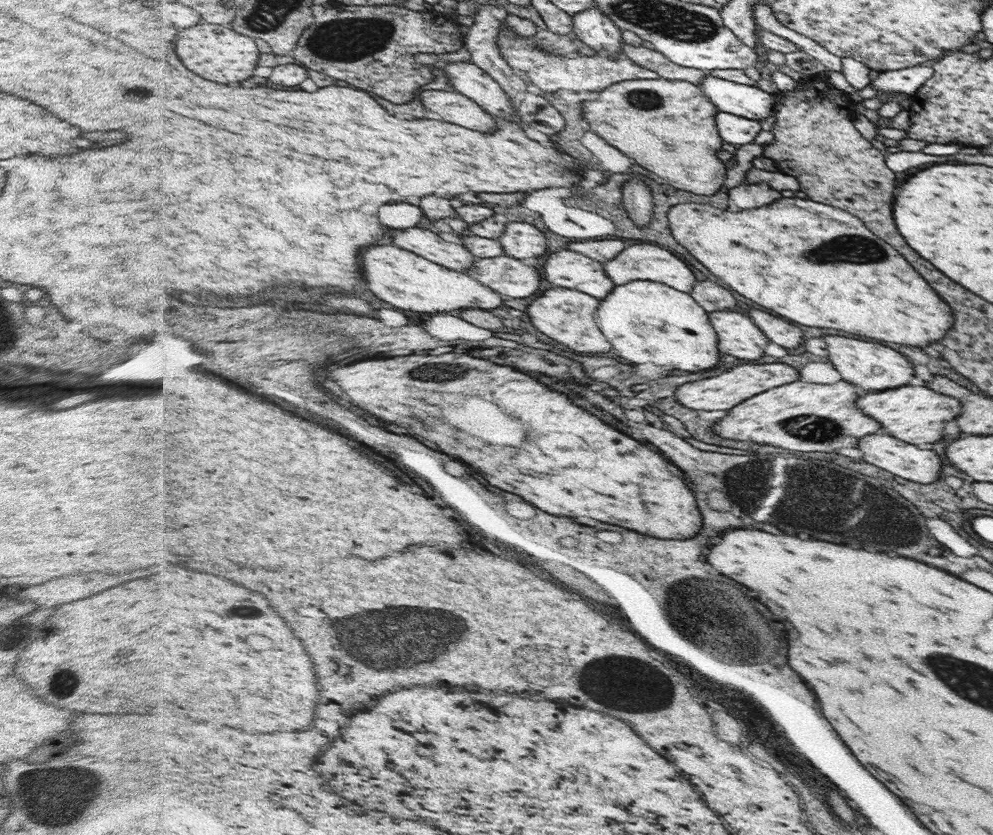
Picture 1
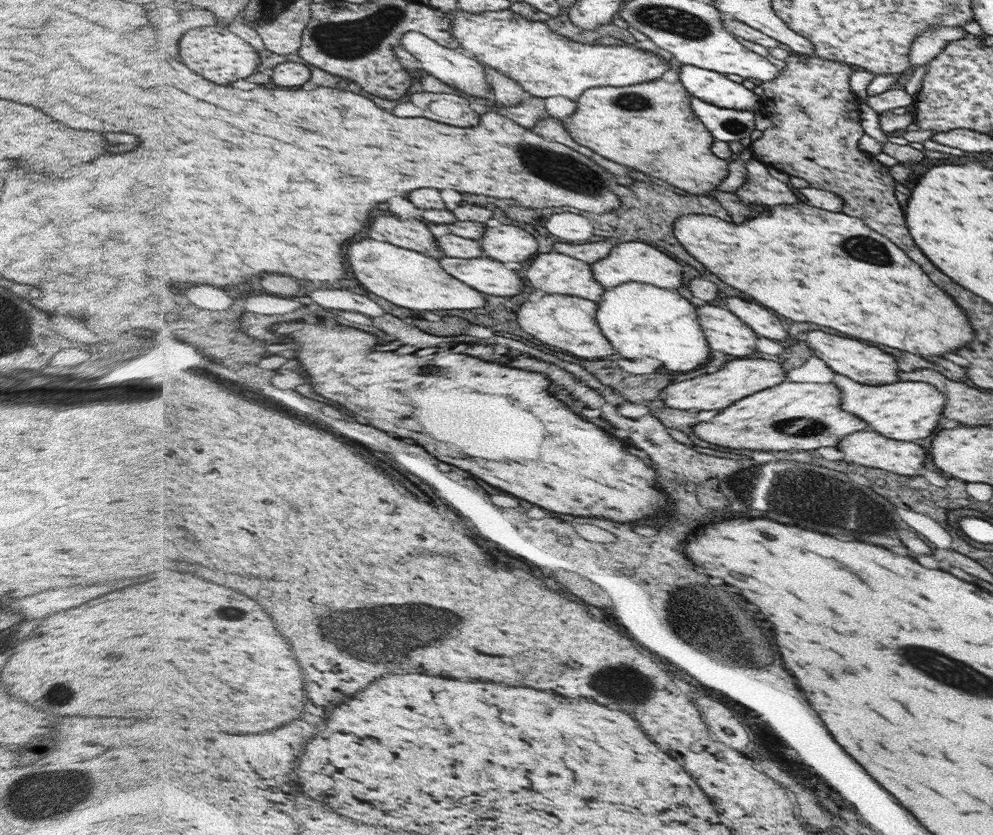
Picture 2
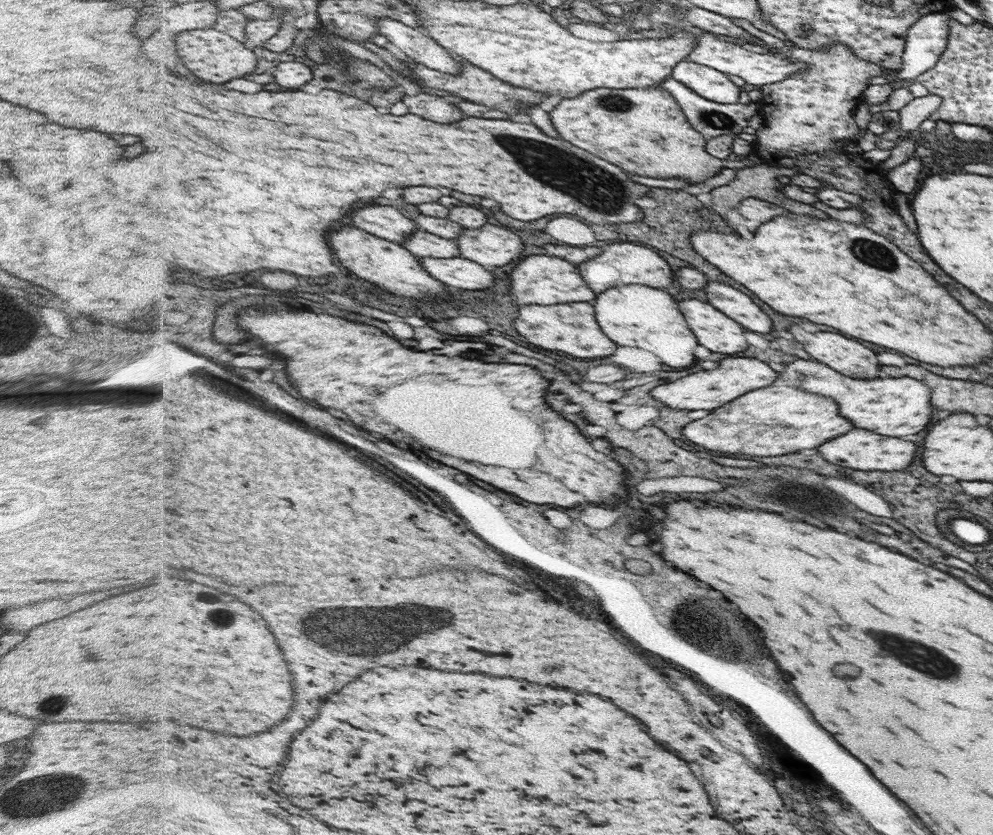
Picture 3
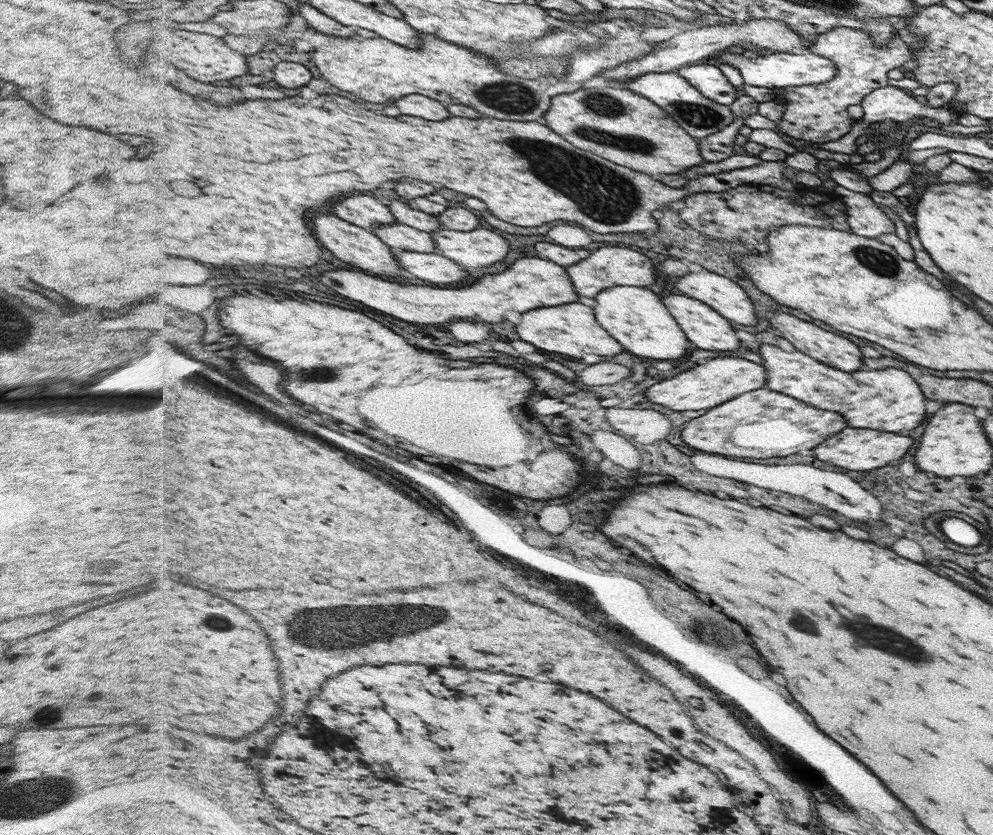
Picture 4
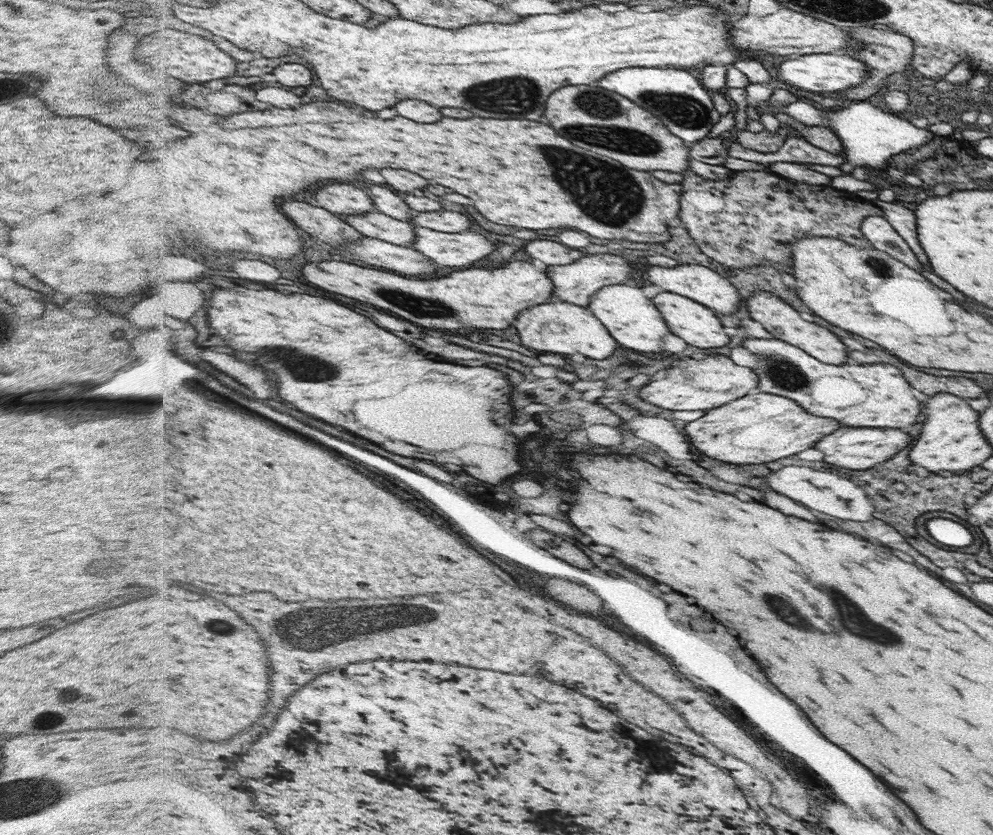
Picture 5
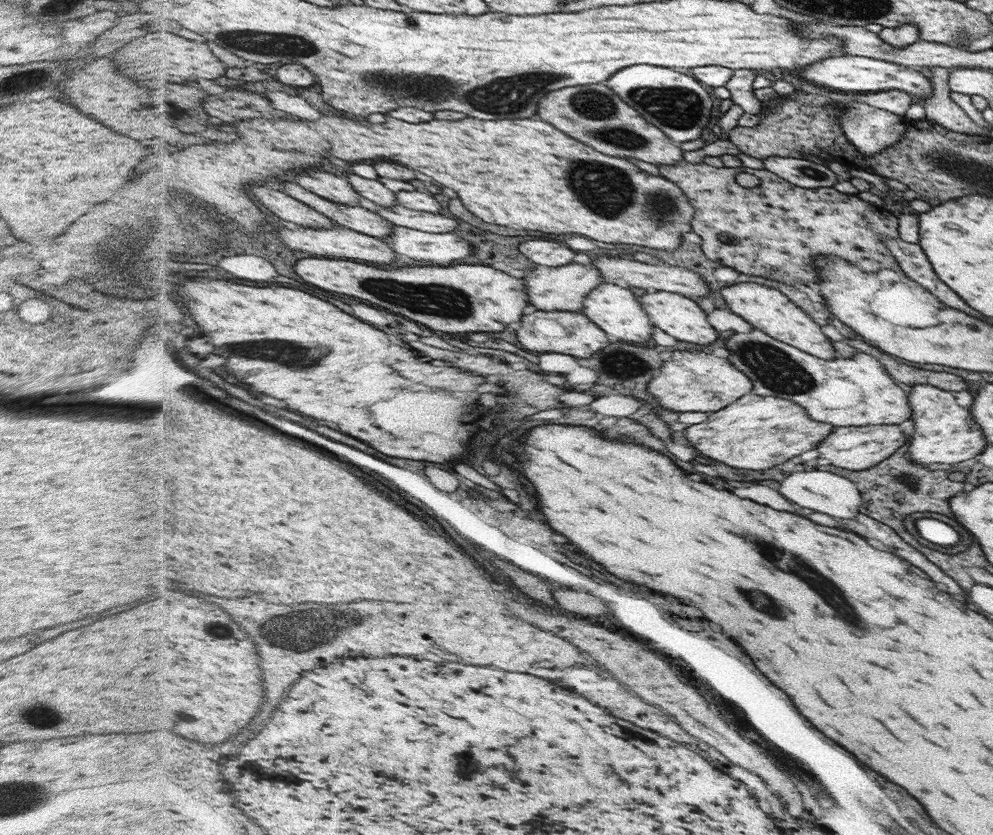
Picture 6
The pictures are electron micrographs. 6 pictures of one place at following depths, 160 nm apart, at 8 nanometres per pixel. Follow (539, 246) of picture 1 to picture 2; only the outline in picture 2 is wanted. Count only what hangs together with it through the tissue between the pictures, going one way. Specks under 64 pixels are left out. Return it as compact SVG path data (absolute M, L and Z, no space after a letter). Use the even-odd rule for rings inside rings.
M506 225L488 227L477 241L481 244L484 257L498 262L528 260L538 246L532 234L518 226Z

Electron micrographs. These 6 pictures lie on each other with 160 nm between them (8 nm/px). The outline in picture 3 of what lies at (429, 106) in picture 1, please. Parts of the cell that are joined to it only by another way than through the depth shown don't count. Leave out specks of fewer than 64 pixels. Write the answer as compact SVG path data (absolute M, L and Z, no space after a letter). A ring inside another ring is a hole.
M420 93L415 96L406 96L406 106L410 108L410 114L426 116L426 120L434 120L440 124L458 122L464 118L464 114L454 106L455 99Z

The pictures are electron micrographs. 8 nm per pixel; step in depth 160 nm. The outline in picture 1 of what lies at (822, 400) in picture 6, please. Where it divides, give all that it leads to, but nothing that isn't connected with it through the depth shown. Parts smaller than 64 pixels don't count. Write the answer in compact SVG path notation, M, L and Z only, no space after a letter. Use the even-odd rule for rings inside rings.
M902 386L886 392L864 394L858 398L858 408L862 408L866 416L874 416L890 436L898 436L898 440L906 440L908 444L930 444L940 440L948 422L962 412L962 404L956 397L950 398L922 386Z

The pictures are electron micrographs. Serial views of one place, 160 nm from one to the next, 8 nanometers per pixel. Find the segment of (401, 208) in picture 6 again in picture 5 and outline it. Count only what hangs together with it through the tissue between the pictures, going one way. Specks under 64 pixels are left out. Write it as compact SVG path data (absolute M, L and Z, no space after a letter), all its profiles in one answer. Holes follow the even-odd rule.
M441 209L434 212L418 212L411 216L414 226L437 230L438 232L457 233L470 228L470 220L464 214Z

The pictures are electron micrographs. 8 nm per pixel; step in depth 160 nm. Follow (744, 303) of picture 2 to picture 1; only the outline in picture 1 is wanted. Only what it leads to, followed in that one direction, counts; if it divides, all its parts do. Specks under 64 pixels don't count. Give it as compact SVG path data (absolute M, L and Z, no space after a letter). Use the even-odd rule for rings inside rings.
M750 310L750 318L754 320L754 324L758 324L758 328L762 328L762 332L766 332L766 336L770 336L770 340L774 344L780 344L784 348L796 348L803 344L802 330L792 326L790 322L784 322L768 312L762 310Z

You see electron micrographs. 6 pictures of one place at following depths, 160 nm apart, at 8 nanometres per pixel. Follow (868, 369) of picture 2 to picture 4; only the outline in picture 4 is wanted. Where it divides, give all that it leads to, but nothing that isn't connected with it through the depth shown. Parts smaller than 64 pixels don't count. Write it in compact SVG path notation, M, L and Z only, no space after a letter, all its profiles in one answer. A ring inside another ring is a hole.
M774 312L769 321L772 324L771 330L788 340L796 351L806 353L824 364L834 364L833 367L842 368L842 372L854 372L854 370L866 368L866 366L862 366L862 352L858 350L858 346L838 334L826 332L826 330L805 322L805 320L800 320L792 314L786 314L786 312Z

